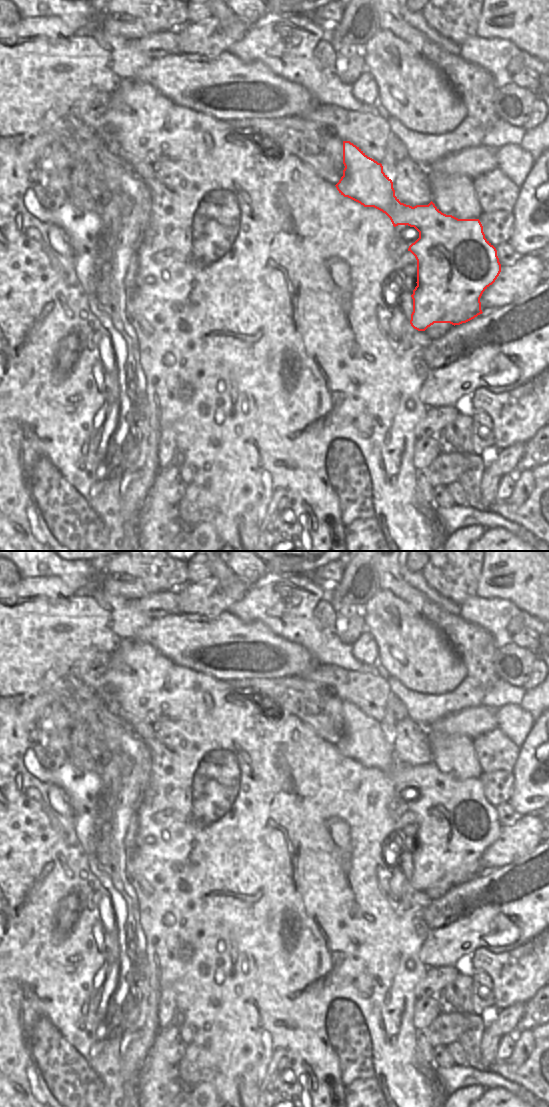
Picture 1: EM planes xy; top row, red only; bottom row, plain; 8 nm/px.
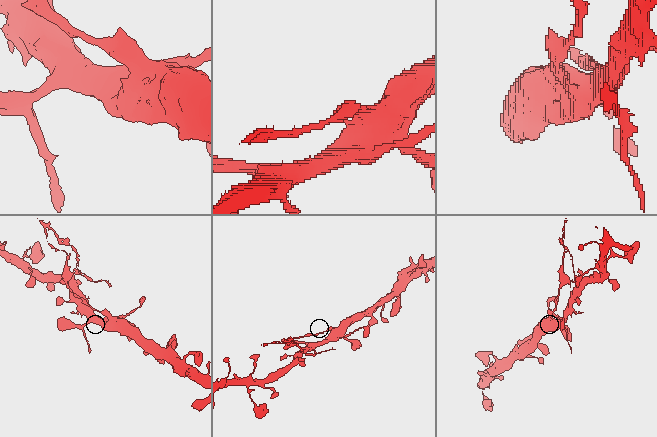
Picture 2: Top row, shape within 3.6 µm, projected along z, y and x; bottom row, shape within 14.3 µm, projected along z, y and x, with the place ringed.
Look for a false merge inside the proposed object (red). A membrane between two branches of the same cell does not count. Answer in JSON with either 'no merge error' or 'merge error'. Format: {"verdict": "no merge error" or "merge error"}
{"verdict": "merge error"}

